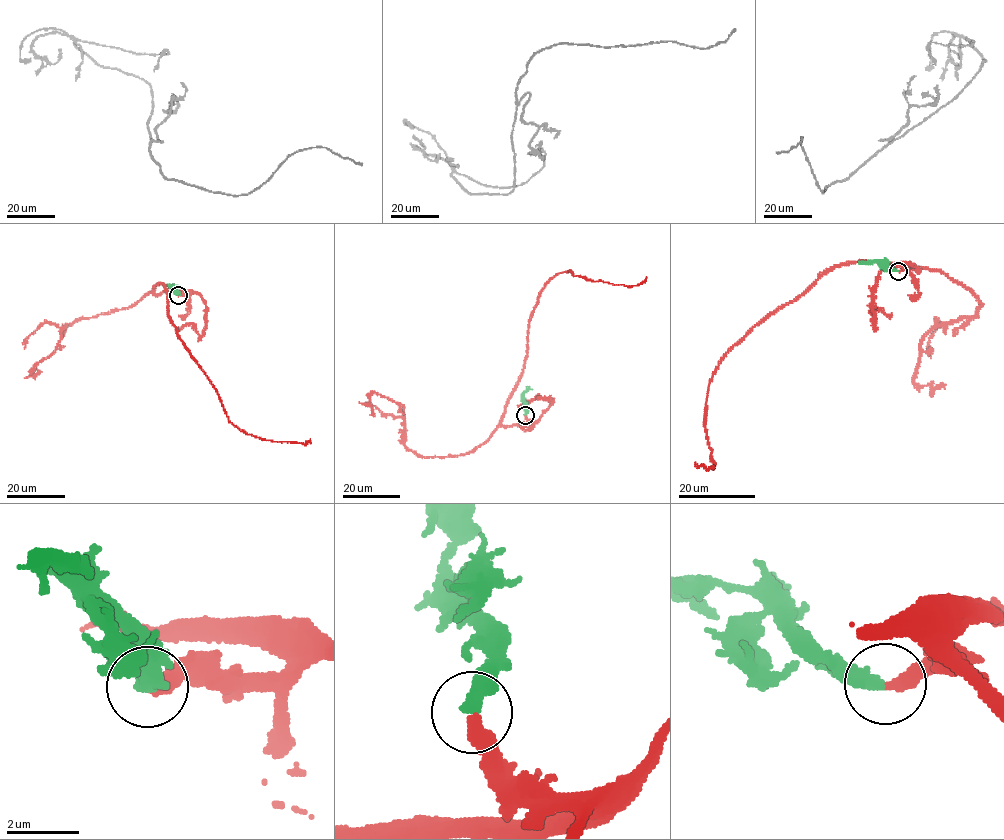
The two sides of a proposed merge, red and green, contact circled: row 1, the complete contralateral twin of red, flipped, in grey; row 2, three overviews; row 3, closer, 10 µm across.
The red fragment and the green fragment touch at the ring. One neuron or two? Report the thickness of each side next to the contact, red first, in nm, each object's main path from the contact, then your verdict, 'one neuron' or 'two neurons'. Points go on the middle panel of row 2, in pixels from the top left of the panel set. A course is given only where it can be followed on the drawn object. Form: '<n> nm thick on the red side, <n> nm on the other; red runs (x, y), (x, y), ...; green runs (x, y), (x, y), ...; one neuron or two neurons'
420 nm thick on the red side, 380 nm on the other; red runs (525, 415), (534, 423), (501, 423), (546, 282), (570, 270), (627, 286), (647, 276); green runs (525, 415), (523, 395), (531, 389); one neuron

